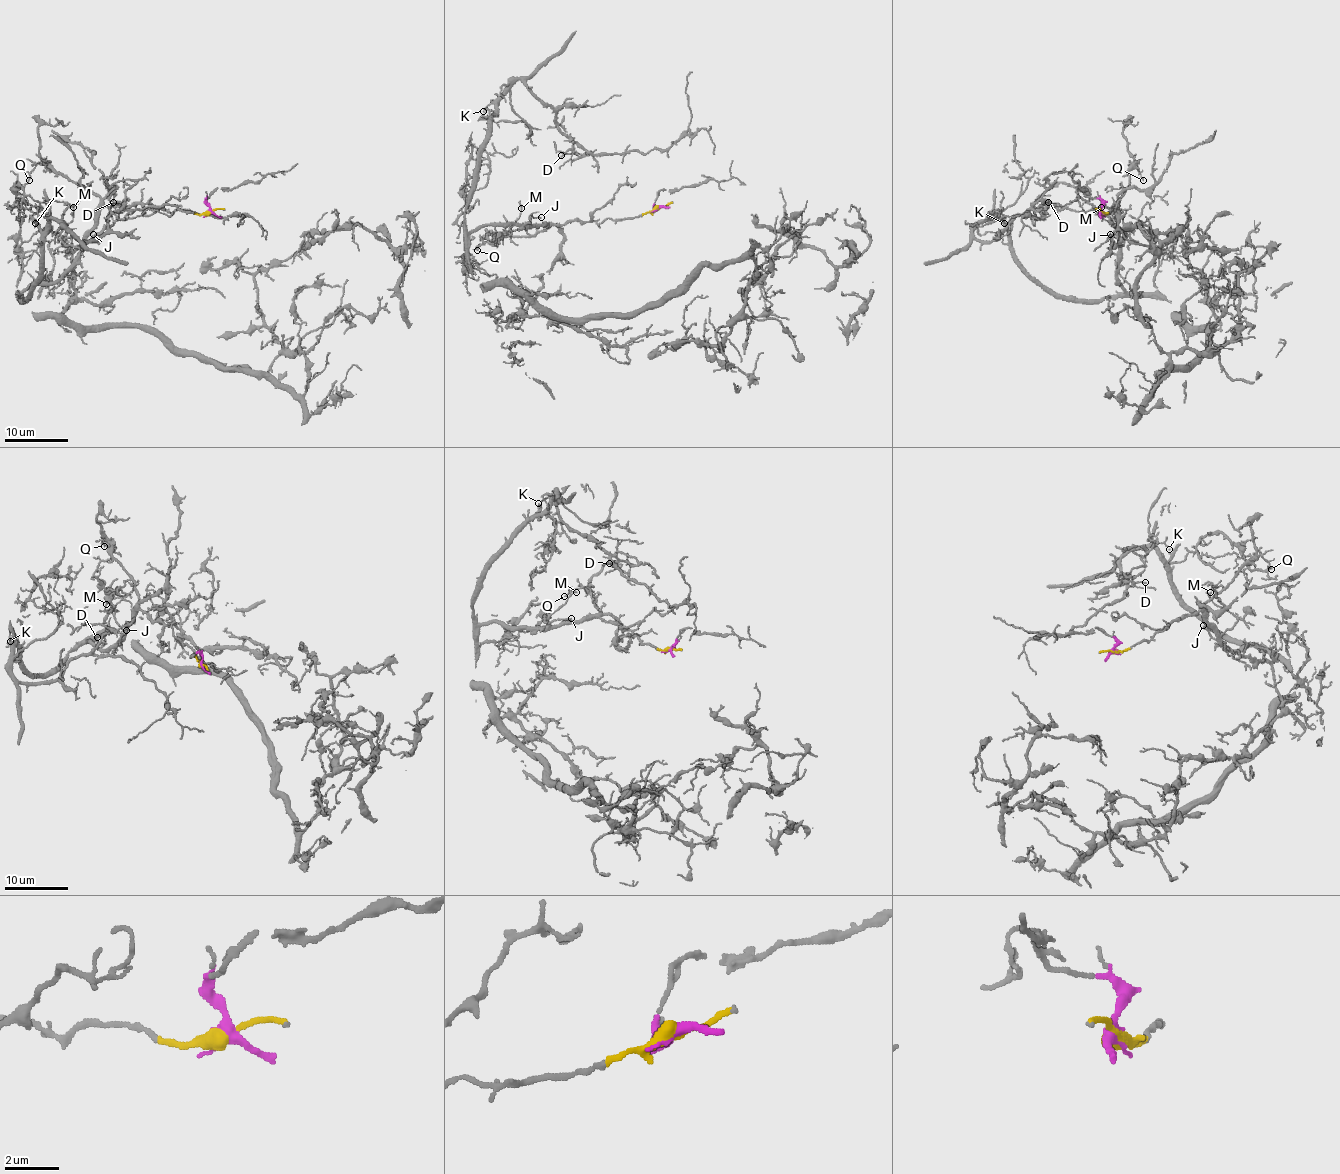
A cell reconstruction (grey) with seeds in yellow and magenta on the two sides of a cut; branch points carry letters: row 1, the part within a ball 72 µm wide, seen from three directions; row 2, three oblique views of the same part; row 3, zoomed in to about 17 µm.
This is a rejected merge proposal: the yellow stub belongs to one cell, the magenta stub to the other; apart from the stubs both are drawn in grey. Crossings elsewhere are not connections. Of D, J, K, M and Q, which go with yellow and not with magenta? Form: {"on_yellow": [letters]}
{"on_yellow": ["D", "J", "K", "M", "Q"]}

